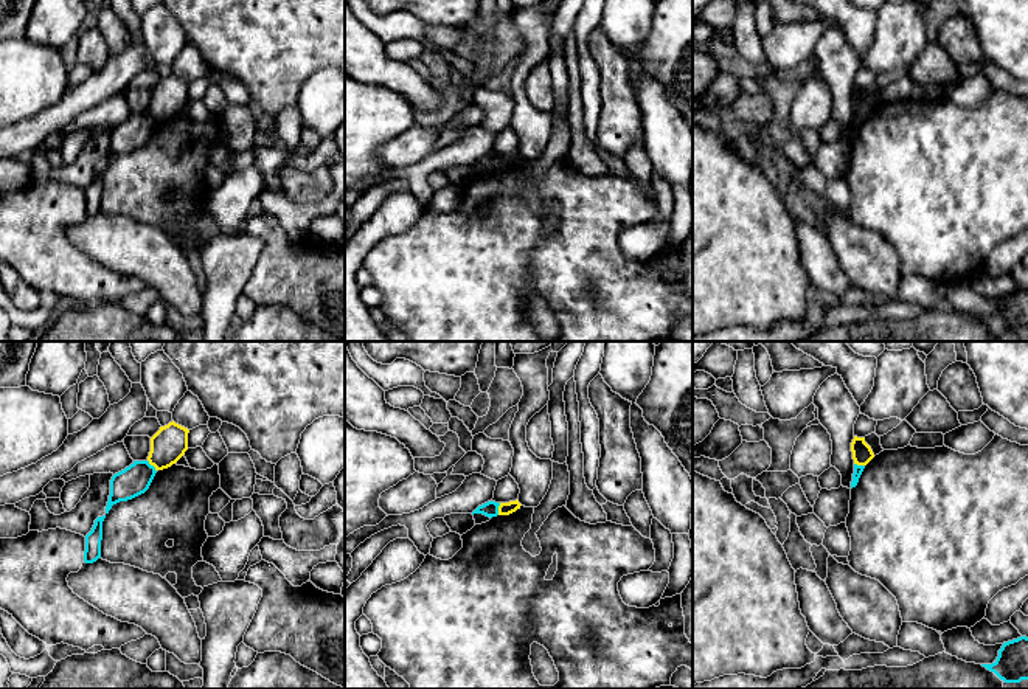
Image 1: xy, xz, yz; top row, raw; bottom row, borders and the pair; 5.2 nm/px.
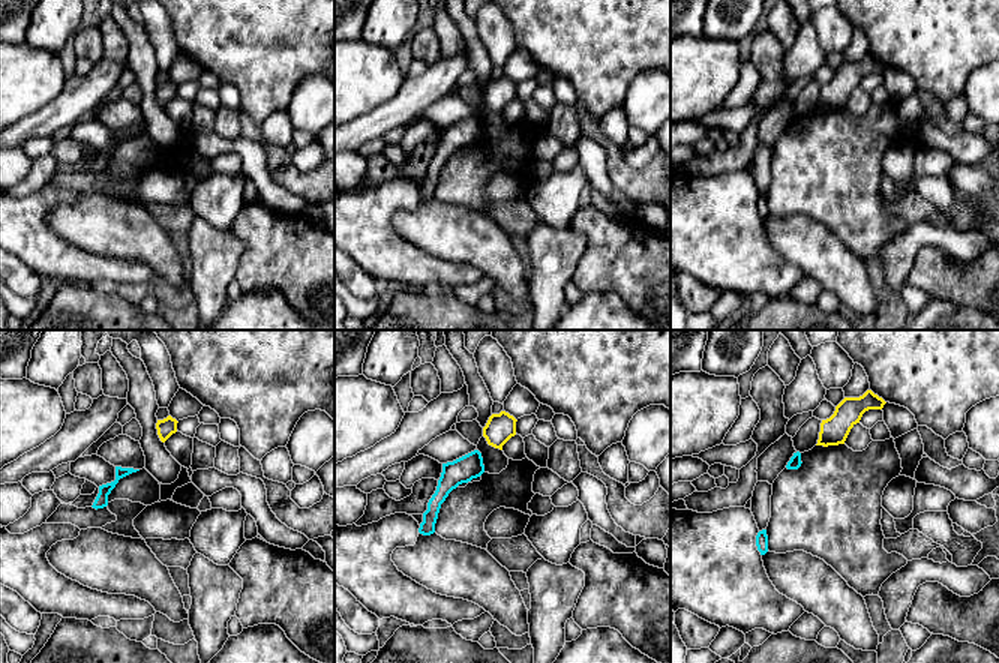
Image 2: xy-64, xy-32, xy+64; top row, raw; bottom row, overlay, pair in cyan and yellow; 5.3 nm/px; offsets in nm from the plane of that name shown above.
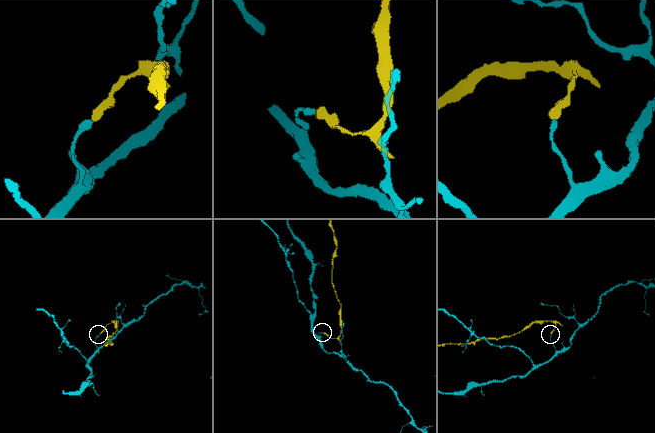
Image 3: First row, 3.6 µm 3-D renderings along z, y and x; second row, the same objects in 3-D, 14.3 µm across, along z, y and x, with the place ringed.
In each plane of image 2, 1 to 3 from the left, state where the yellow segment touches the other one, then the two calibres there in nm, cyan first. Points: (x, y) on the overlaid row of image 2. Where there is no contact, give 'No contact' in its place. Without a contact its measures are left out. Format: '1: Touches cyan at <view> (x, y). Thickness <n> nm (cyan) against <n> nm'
1: No contact
2: No contact
3: No contact

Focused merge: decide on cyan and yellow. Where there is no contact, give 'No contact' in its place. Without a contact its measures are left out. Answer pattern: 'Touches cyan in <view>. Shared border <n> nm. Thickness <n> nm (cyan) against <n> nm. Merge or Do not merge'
Touches cyan in xy. Shared border 80 nm. Thickness 160 nm (cyan) against 180 nm. Do not merge

